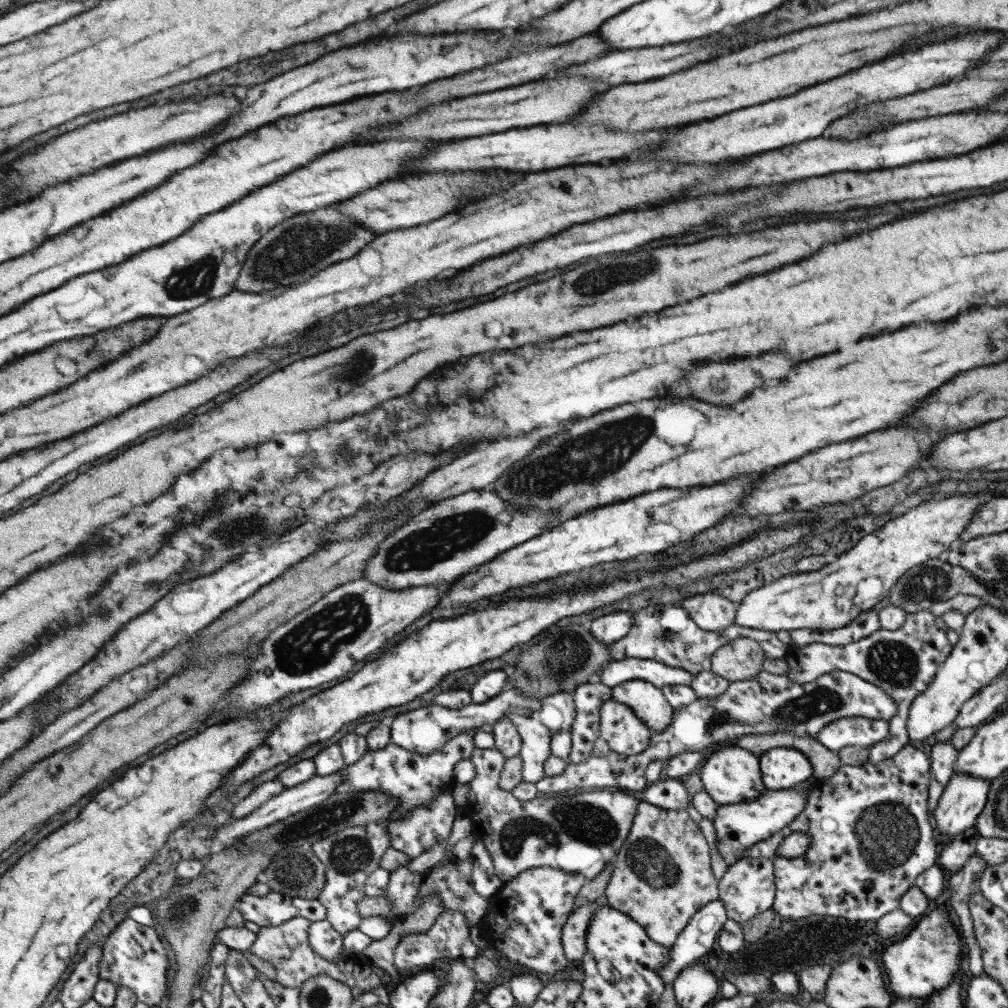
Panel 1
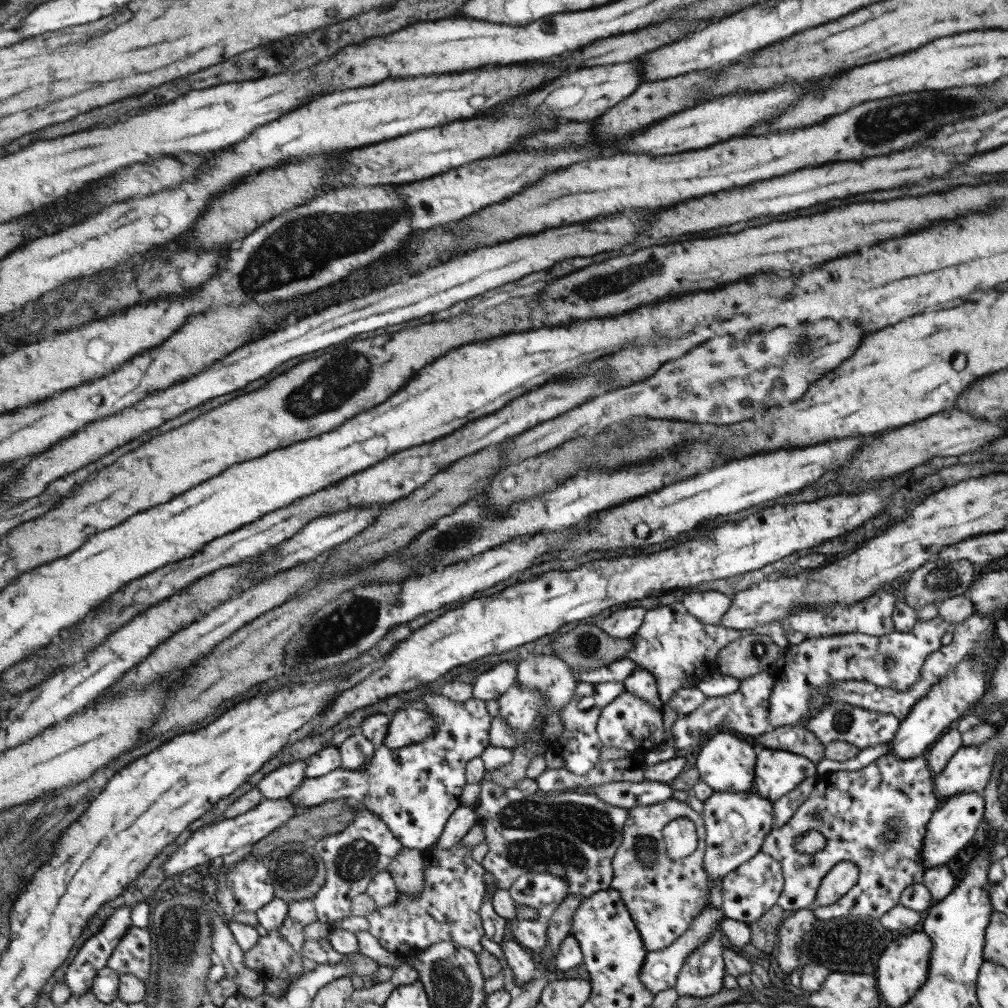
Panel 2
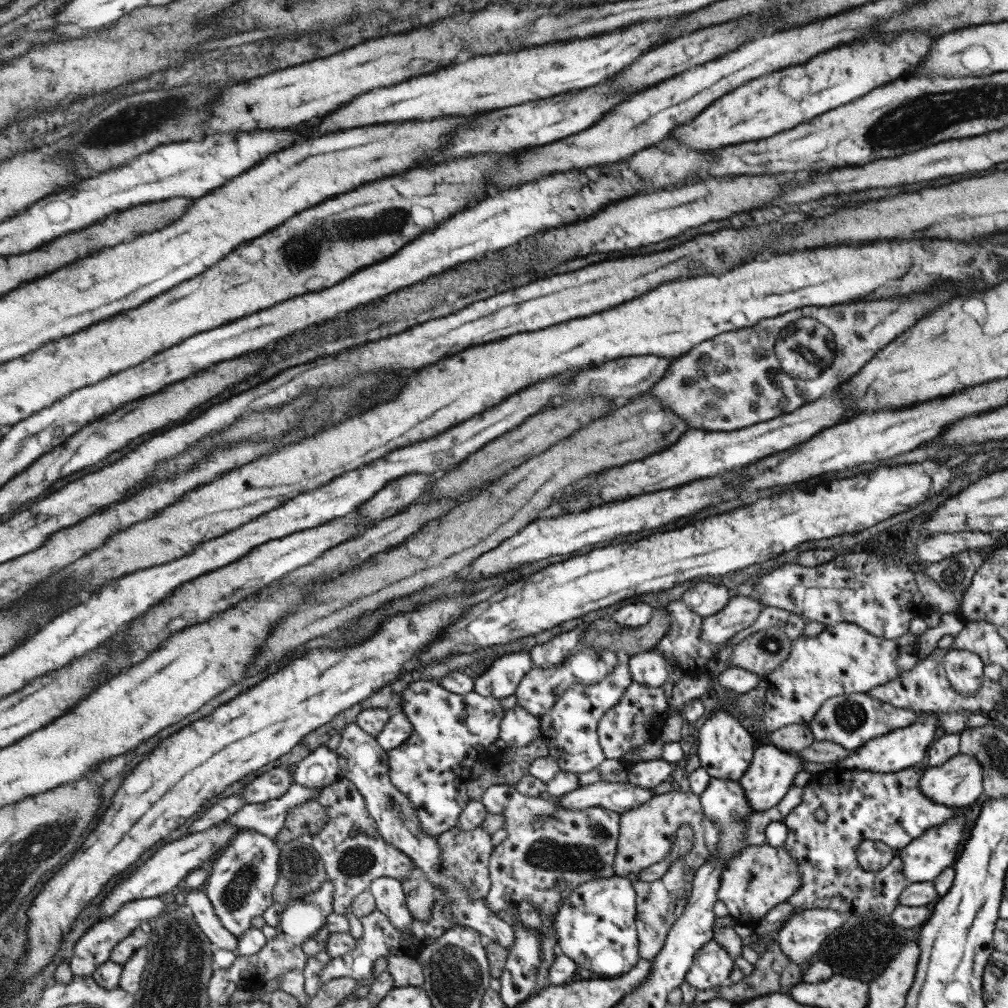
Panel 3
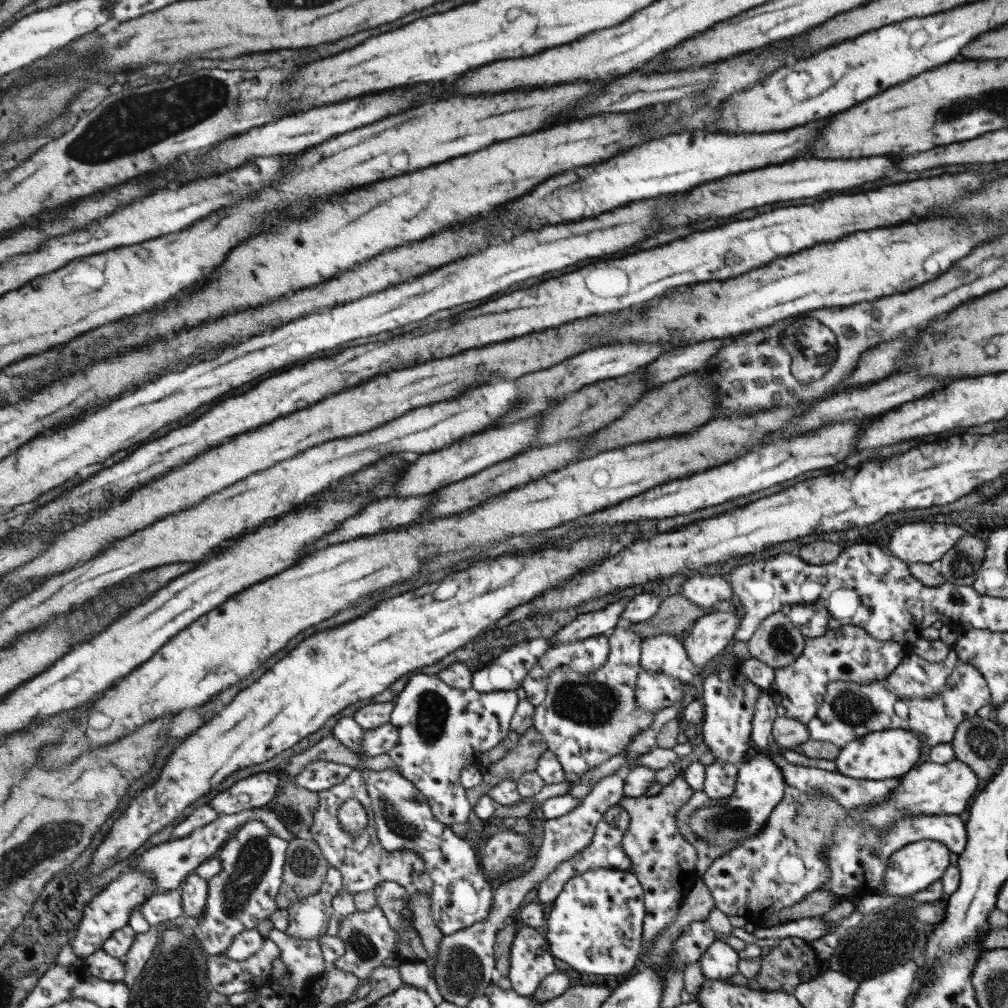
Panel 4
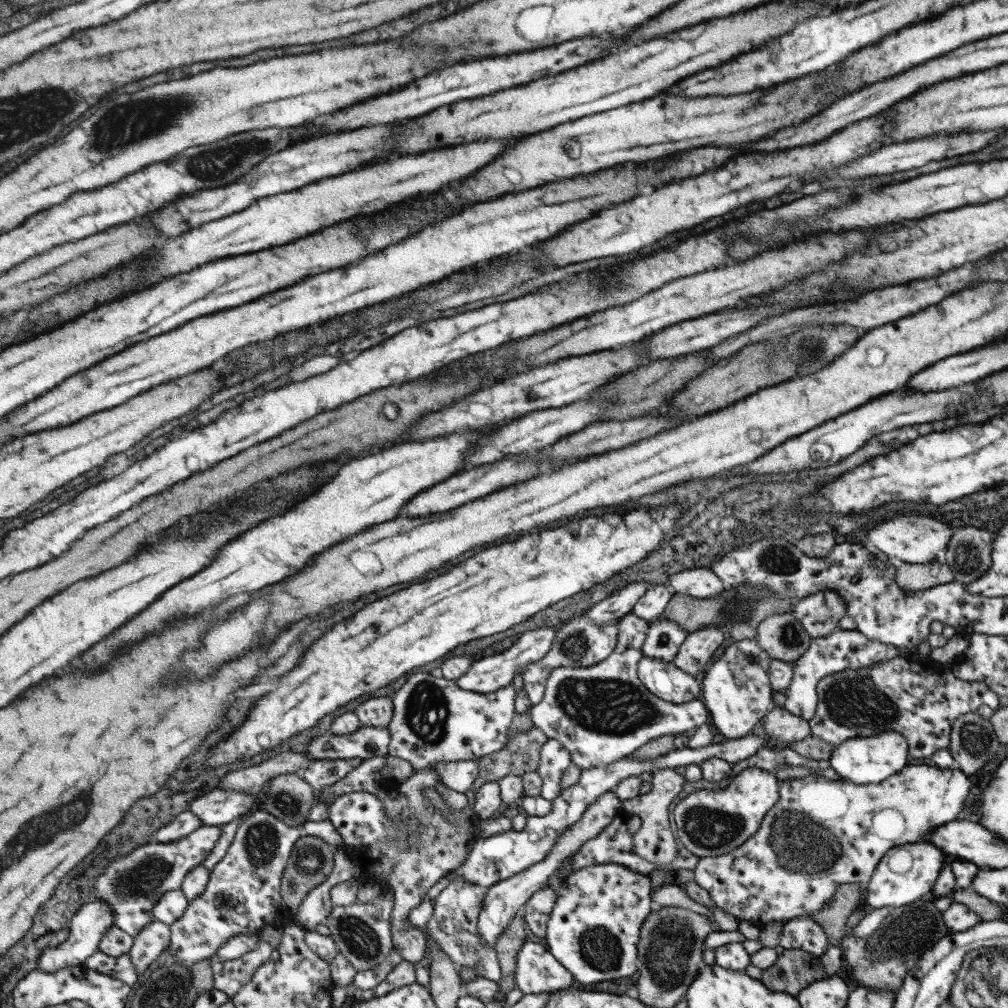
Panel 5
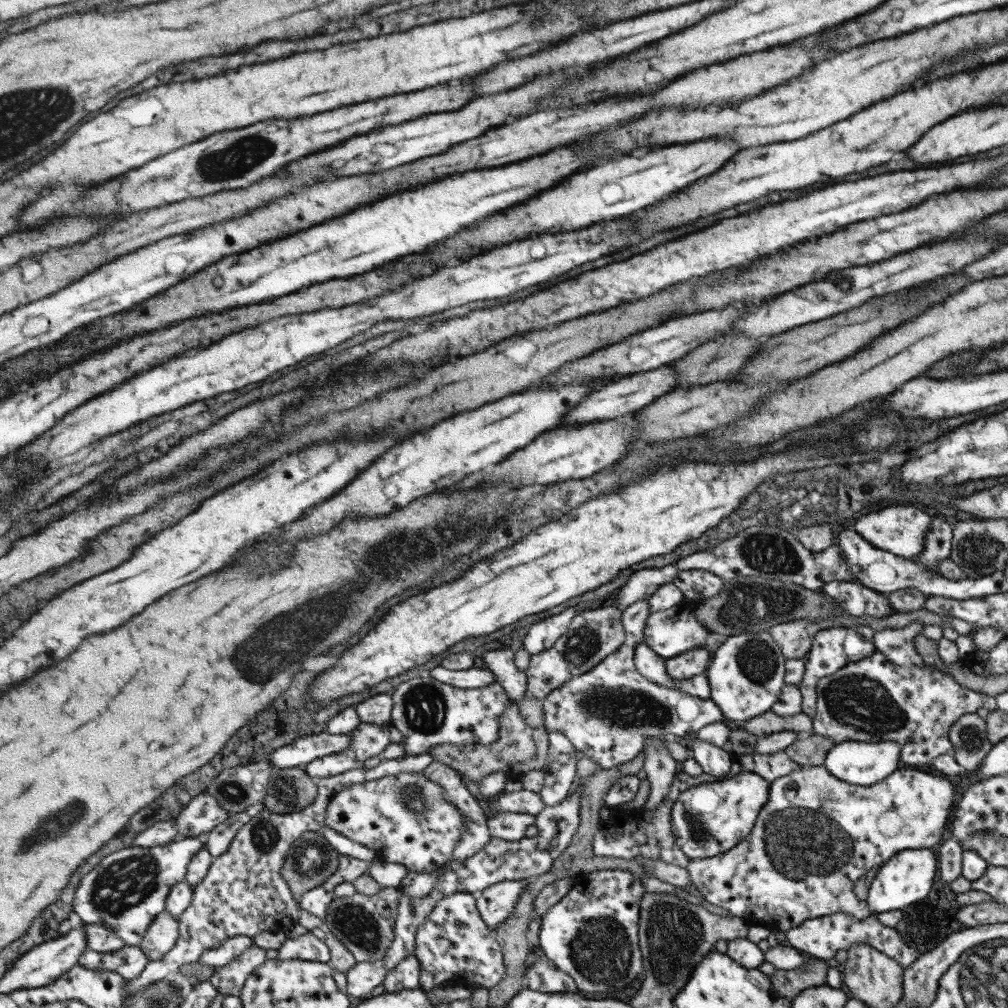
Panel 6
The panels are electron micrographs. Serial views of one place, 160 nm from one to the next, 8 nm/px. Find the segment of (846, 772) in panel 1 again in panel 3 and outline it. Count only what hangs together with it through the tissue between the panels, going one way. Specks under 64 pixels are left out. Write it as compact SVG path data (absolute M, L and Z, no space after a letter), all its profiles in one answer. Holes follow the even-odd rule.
M911 766L891 774L875 774L875 772L849 772L841 767L827 770L812 776L803 786L801 803L783 819L787 829L784 848L790 857L797 863L800 883L794 893L786 900L795 911L828 908L838 912L842 918L859 916L863 913L887 914L898 905L898 896L908 885L908 880L901 872L901 860L898 853L907 846L911 840L921 836L928 828L937 827L950 819L955 809L945 807L943 804L933 804L927 800L917 784L924 770L921 766ZM823 808L827 813L823 822L816 821L813 812ZM862 840L879 840L896 851L895 855L881 870L877 872L863 871L857 863L855 848Z

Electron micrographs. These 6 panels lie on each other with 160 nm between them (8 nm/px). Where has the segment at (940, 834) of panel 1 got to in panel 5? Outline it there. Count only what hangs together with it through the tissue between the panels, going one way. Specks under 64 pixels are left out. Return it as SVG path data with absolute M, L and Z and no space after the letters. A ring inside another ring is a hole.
M929 842L902 844L890 848L879 860L868 880L863 905L875 909L909 904L929 892L943 866L943 853Z

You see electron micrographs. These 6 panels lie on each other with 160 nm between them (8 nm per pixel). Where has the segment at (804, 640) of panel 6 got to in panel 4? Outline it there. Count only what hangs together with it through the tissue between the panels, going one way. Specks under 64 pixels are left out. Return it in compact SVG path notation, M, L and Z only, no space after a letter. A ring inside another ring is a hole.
M779 611L766 616L746 641L750 658L771 668L791 664L801 654L804 636Z

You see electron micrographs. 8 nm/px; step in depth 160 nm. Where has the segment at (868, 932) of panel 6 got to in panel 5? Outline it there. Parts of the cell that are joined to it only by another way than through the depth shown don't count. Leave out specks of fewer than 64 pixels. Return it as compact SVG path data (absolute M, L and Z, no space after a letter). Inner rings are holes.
M808 917L783 922L778 935L778 949L801 949L820 957L827 946L826 934L822 928Z

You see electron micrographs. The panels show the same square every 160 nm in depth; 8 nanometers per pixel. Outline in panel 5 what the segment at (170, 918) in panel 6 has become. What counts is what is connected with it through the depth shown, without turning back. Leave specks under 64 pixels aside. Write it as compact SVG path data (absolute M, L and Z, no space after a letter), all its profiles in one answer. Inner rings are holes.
M160 920L151 922L134 937L134 947L128 953L138 974L143 974L167 950L171 942L171 925Z

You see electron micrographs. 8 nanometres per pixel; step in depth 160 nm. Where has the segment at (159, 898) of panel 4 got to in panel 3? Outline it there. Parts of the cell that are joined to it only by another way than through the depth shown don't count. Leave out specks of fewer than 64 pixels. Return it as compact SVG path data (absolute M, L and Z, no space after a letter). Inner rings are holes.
M169 896L144 898L136 901L127 902L122 909L118 910L116 915L108 916L100 920L96 925L90 927L83 938L74 948L74 957L69 960L74 975L93 976L94 972L102 967L110 959L113 949L128 936L134 933L136 928L141 926L141 922L158 917L169 910L172 906Z

